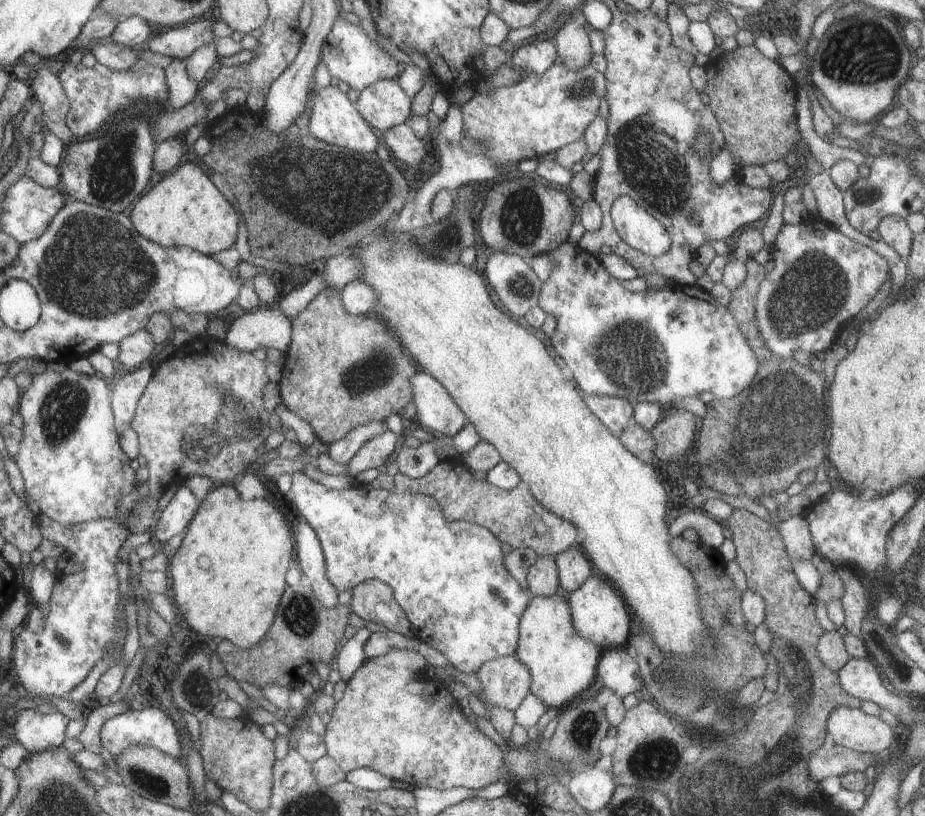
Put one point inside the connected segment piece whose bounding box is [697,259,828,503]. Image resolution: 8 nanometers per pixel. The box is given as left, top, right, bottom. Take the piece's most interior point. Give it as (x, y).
(766, 440)

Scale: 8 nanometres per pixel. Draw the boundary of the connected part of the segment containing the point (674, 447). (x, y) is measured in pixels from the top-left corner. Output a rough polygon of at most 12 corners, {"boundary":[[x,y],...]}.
{"boundary":[[682,409],[651,432],[655,460],[683,460],[696,436],[695,416]]}

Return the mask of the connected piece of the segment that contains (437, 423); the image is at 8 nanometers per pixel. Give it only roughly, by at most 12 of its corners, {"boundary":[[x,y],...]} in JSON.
{"boundary":[[431,374],[410,378],[422,429],[456,436],[467,415]]}

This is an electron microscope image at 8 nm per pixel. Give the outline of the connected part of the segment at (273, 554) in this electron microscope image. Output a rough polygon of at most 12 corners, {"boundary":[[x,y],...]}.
{"boundary":[[214,486],[172,554],[195,632],[248,650],[274,624],[296,530]]}

